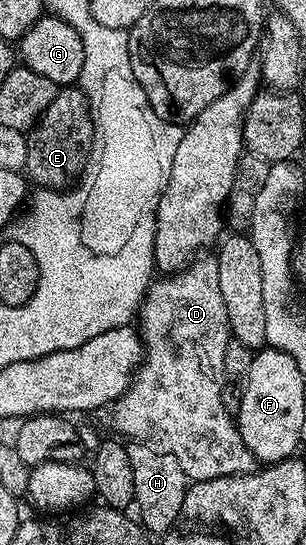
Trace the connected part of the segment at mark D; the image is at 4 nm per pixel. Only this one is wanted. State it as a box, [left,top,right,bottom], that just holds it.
[111,256,259,482]

